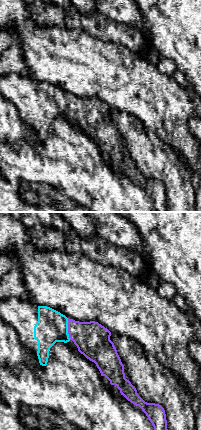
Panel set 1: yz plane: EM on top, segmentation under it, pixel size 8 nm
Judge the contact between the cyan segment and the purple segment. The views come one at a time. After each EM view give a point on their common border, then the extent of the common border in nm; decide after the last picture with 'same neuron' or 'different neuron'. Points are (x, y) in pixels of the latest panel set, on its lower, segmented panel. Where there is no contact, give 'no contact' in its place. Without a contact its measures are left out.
(67, 329) | 180 nm

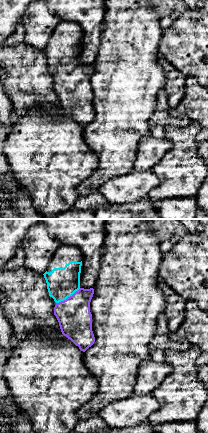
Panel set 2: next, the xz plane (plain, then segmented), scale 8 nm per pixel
(68, 296) | 240 nm

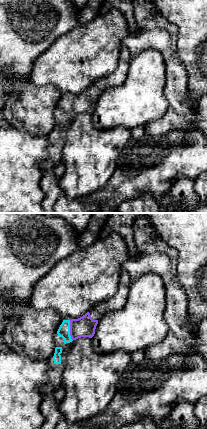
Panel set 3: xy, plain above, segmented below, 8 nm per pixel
(69, 330) | 170 nm

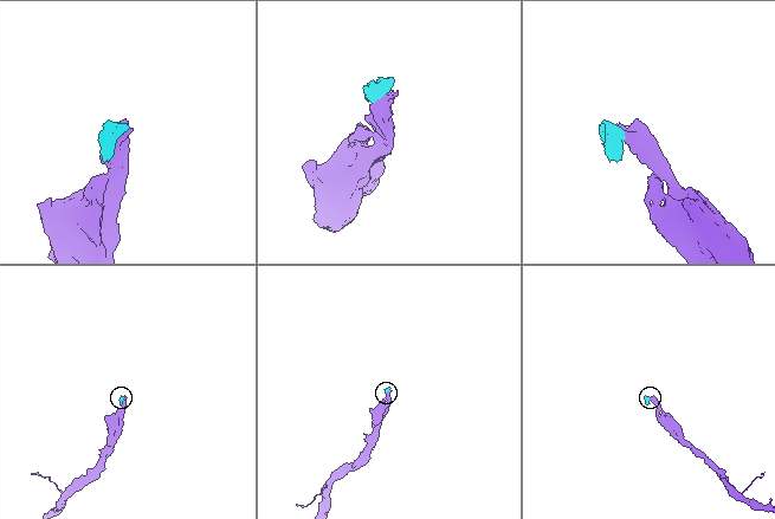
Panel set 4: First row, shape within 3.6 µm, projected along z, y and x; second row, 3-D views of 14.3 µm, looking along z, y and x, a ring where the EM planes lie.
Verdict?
same neuron

